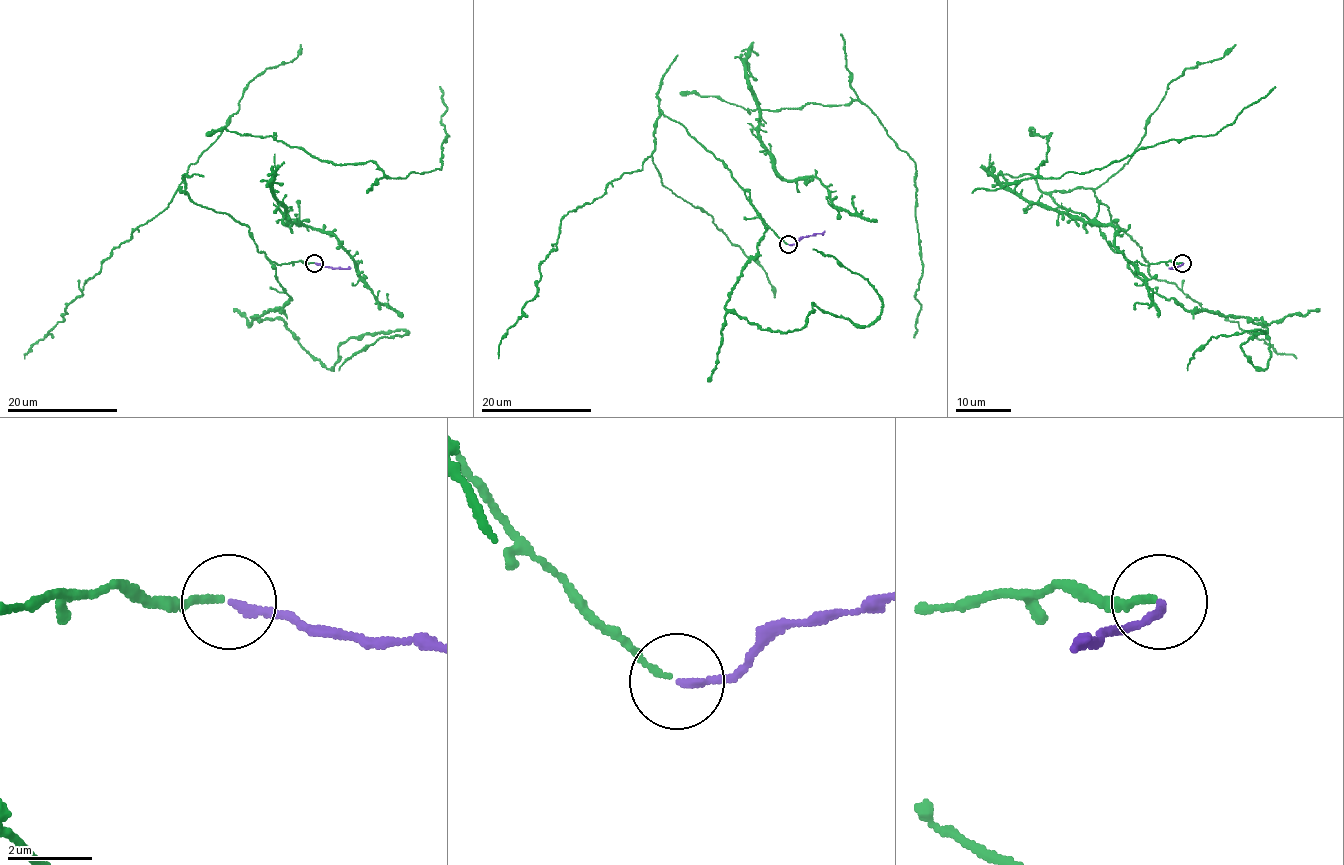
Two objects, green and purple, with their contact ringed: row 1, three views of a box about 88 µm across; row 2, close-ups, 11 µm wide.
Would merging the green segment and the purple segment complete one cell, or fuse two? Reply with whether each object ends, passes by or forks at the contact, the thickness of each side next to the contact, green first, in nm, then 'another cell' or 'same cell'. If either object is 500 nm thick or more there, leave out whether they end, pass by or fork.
green ends; purple ends; calibres 140 and 180 nm; same cell

